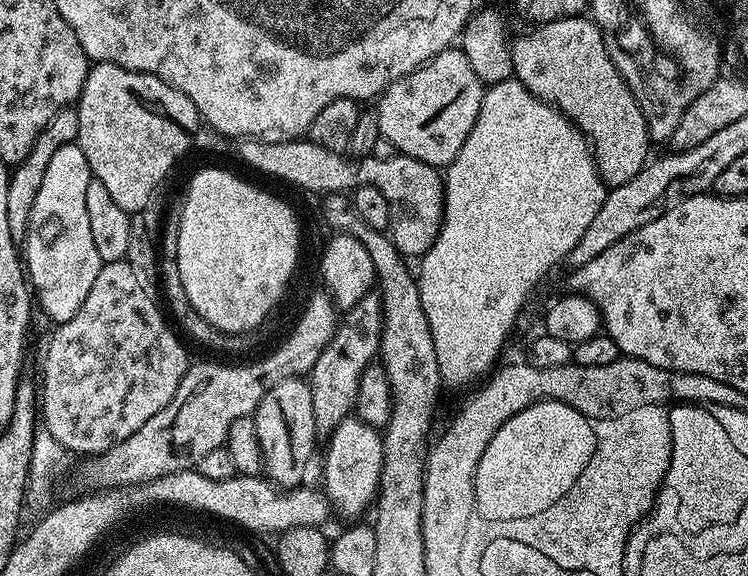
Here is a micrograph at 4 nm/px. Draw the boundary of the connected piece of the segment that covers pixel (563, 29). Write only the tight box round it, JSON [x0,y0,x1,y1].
[510,14,650,188]

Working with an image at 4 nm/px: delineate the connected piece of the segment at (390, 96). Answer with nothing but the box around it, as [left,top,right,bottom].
[374,46,485,170]

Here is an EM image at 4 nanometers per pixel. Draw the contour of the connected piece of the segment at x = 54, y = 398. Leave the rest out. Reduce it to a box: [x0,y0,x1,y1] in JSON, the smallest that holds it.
[38,259,190,458]

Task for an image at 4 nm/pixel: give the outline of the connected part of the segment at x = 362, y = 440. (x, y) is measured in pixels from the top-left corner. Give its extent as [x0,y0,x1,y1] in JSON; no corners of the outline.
[322,418,383,518]

